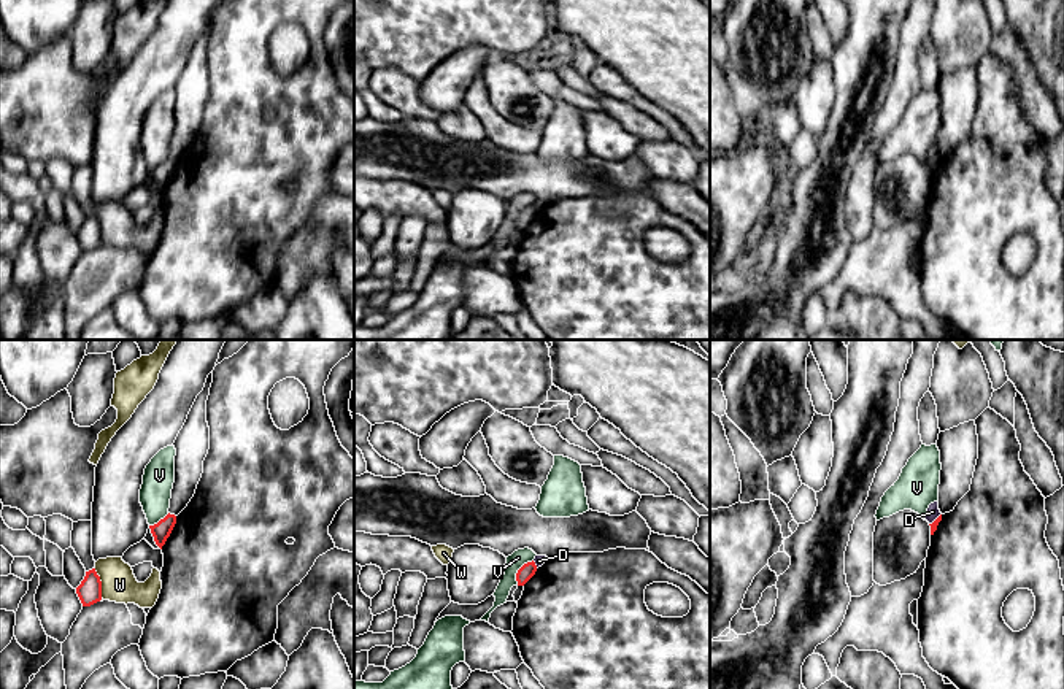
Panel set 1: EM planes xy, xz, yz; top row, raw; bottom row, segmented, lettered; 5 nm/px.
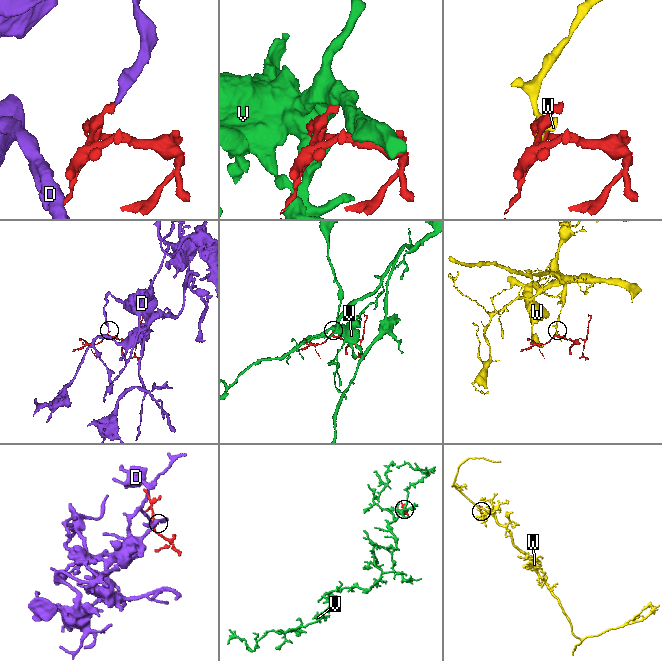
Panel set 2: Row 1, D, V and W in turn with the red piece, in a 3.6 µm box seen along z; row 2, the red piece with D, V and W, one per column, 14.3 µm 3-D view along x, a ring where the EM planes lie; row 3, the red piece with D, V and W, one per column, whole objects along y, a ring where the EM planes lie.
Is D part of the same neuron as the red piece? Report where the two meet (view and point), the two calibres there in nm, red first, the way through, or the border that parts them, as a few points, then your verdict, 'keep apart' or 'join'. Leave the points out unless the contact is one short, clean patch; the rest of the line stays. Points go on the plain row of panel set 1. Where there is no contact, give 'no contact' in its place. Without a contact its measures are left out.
contact yz (936, 164); calibres 40 and 60 nm; border yz (940, 157), (929, 169); keep apart

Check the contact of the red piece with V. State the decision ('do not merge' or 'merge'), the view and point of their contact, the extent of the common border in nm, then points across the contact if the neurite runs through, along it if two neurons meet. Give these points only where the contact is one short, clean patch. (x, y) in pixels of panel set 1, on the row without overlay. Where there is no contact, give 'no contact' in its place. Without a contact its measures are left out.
do not merge; contact xz (518, 215); length 150 nm; border xz (532, 204), (518, 215), (516, 227)

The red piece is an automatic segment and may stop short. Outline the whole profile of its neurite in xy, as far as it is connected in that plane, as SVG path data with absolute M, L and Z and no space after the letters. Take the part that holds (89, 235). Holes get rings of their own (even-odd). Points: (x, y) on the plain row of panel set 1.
M95 213L86 216L84 224L76 232L83 251L91 251L102 244L102 225Z

